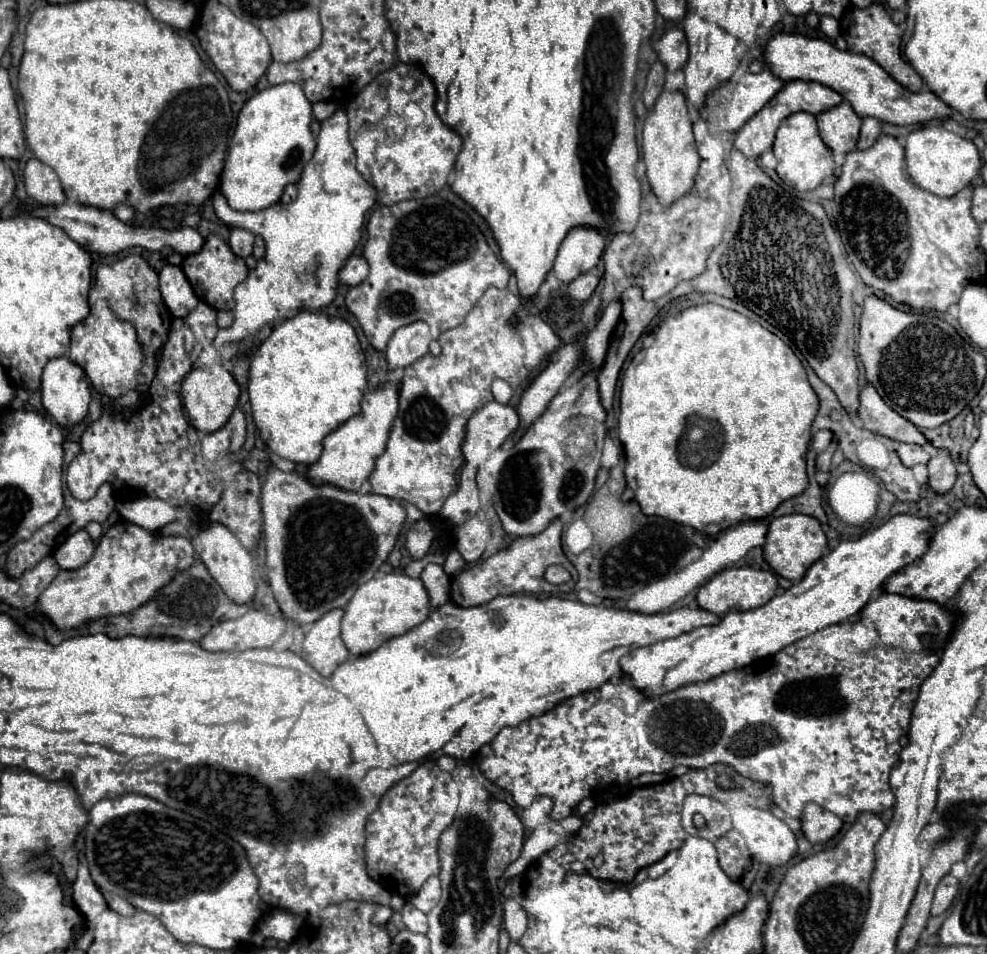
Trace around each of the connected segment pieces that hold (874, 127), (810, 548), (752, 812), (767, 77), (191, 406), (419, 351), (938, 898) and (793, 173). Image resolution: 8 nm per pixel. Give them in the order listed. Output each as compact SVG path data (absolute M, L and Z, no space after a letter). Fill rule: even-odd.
M866 117L862 119L862 129L860 129L860 139L858 139L858 149L870 149L870 145L874 145L874 141L880 137L880 121L874 117Z
M798 513L784 515L784 517L776 517L768 527L764 559L775 573L784 579L790 579L794 583L800 581L808 571L808 567L826 553L828 553L827 538L821 524L814 517L798 515Z
M744 778L744 791L740 791L740 788L720 789L720 791L726 791L726 795L728 795L728 801L720 801L720 803L730 813L730 821L732 821L732 829L730 831L742 833L742 837L746 839L746 845L750 849L750 855L758 863L768 865L768 867L786 865L794 857L794 853L798 851L798 843L796 843L796 837L794 837L792 829L784 821L776 819L772 814L774 803L772 801L771 787L767 784Z
M762 69L760 73L746 73L732 97L730 113L726 117L726 131L738 131L754 113L758 113L782 87L786 81L776 77L770 69Z
M222 365L192 369L182 381L182 401L188 411L190 425L204 433L212 433L212 431L220 429L230 419L230 415L238 403L238 395L240 395L238 383Z
M424 321L410 323L406 327L400 327L386 347L386 361L388 371L404 369L418 359L422 359L428 353L430 343L430 331Z
M948 873L938 883L938 889L936 889L936 895L934 895L934 903L932 903L932 915L942 915L952 905L956 893L958 893L958 879Z
M794 113L782 121L774 139L774 155L778 159L778 175L786 185L792 185L798 191L816 189L826 177L834 171L834 159L830 149L822 143L816 117L812 113Z

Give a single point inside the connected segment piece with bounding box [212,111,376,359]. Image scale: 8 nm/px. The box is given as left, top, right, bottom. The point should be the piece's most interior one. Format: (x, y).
(307, 241)

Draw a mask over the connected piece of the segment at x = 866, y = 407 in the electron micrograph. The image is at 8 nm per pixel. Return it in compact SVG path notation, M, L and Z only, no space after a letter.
M872 385L860 391L858 417L862 419L864 427L876 435L880 433L888 439L900 443L916 443L922 447L928 443L928 439L920 433L920 429L914 423L900 417L896 411L892 411Z

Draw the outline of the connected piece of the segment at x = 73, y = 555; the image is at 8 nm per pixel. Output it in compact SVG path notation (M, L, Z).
M80 529L58 547L58 551L54 553L54 559L60 565L60 569L78 569L92 557L92 549L94 549L94 543L88 531Z

